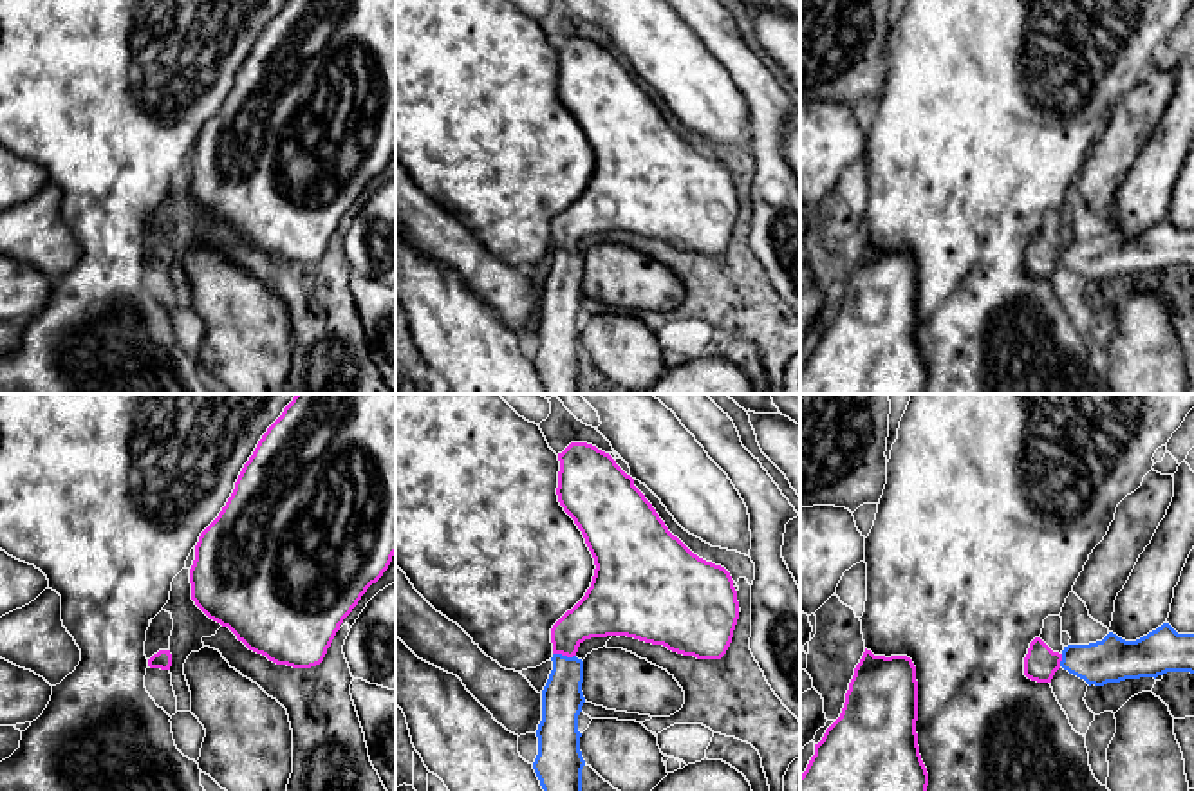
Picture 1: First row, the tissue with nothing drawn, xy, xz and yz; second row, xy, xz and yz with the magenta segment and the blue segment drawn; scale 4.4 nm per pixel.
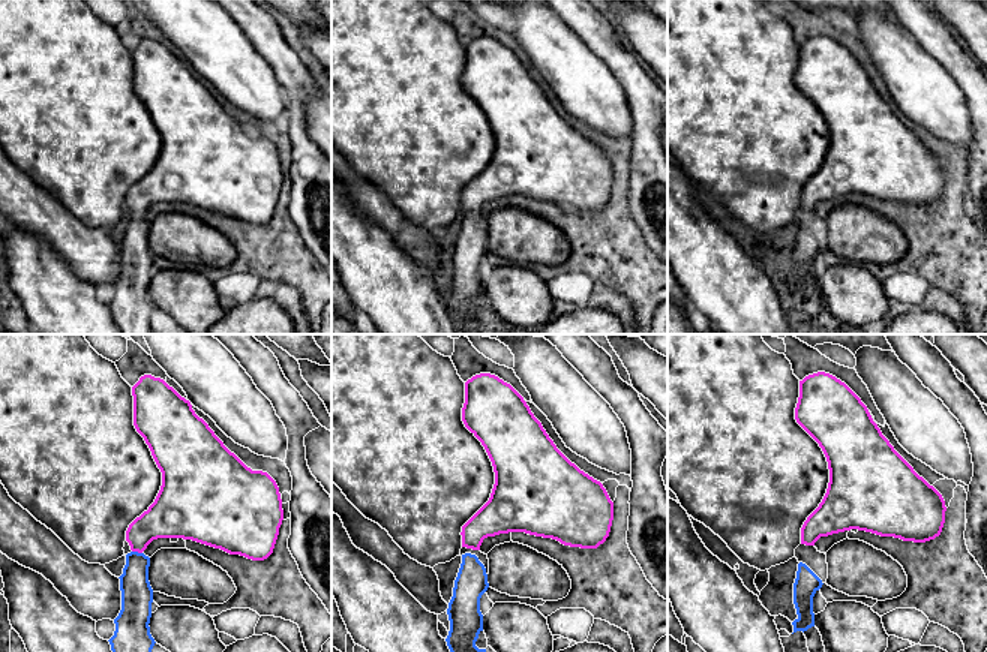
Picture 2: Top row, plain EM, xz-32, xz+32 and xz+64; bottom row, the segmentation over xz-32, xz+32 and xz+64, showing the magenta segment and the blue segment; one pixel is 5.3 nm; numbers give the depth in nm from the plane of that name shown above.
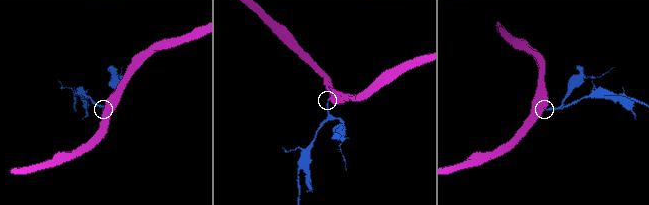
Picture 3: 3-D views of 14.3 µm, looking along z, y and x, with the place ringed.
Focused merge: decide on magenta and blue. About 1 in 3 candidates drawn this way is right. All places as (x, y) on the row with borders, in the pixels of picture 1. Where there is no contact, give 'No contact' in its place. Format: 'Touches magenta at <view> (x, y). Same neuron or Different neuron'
Touches magenta at xz (564, 654). Same neuron

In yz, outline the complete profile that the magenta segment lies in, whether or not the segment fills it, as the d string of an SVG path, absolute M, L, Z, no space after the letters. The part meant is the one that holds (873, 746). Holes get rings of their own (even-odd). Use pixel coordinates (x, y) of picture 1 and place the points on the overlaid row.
M865 648L845 693L840 717L815 744L800 791L927 791L919 755L916 666L907 656L874 656Z

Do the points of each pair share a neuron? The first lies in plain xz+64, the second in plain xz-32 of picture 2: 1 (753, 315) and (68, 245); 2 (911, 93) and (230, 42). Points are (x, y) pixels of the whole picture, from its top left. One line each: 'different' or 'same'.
1: different
2: same

